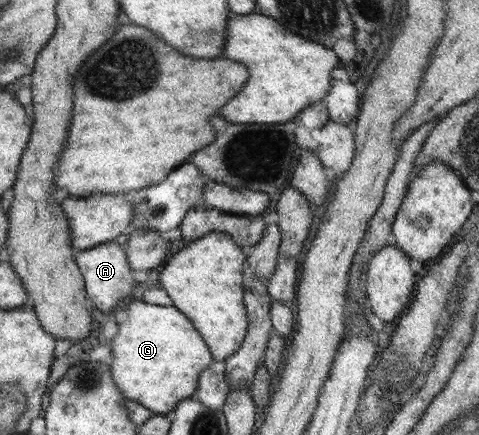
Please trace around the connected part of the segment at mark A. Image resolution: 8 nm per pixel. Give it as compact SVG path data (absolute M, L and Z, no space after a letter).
M117 241L102 243L86 250L80 249L76 251L74 260L85 280L84 292L98 310L110 312L122 298L132 294L136 280L132 276L132 268L128 264L126 251Z

